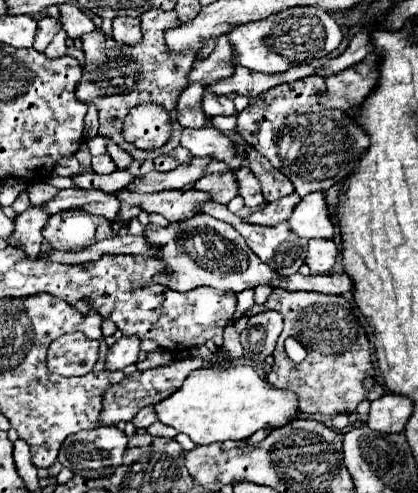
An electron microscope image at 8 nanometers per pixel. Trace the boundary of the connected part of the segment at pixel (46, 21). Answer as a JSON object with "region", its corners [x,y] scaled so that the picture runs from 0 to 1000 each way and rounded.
{"region":[[[105,32],[105,37],[91,37],[91,61],[86,61],[86,77],[81,77],[81,101],[96,101],[105,105],[110,93],[124,85],[129,69],[148,57],[148,49],[124,37],[124,32]]]}

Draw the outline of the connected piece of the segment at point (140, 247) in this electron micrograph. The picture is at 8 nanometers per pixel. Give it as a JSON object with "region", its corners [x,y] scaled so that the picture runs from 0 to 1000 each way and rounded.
{"region":[[[297,479],[297,483],[263,483],[263,487],[244,487],[196,511],[144,511],[144,507],[124,507],[115,515],[120,527],[129,531],[153,531],[153,535],[196,535],[196,531],[215,531],[215,527],[234,527],[249,515],[359,515],[359,503],[349,499],[349,491],[340,483],[316,483],[316,479]]]}

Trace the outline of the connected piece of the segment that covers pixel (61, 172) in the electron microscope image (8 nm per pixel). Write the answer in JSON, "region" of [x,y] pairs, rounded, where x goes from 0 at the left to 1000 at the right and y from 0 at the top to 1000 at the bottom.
{"region":[[[167,316],[167,320],[144,325],[144,333],[134,333],[129,349],[134,349],[139,357],[177,357],[177,353],[191,349],[191,341],[196,341],[191,329],[187,329],[177,316]]]}

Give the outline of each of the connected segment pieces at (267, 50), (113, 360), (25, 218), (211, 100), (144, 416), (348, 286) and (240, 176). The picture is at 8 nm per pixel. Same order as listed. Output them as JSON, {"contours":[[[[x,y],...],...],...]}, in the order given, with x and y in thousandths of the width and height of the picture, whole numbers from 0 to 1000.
{"contours":[[[[761,12],[689,16],[679,24],[641,32],[641,41],[612,41],[603,49],[560,53],[541,73],[555,89],[550,134],[574,130],[598,142],[617,142],[636,150],[684,146],[703,134],[722,134],[737,126],[761,130],[818,85],[813,53],[780,20]]],[[[292,682],[263,702],[263,714],[254,722],[254,746],[258,751],[292,751],[321,734],[330,734],[335,714],[335,686],[330,682]]],[[[72,418],[67,426],[57,426],[57,430],[33,446],[33,471],[24,475],[24,491],[29,491],[33,499],[43,499],[57,515],[67,515],[77,527],[96,519],[96,495],[100,495],[100,475],[96,475],[96,467],[105,462],[110,446],[115,446],[115,434],[110,434],[96,418]]],[[[498,178],[488,183],[483,191],[483,219],[498,235],[522,235],[522,231],[565,231],[565,219],[555,211],[555,203],[545,203],[541,195],[522,195],[522,191],[507,191]]],[[[354,824],[354,828],[340,828],[321,848],[316,848],[316,860],[325,868],[354,868],[359,860],[373,856],[373,840],[368,840],[368,828]]],[[[718,552],[699,556],[684,568],[670,568],[670,576],[656,576],[679,588],[746,588],[770,596],[823,596],[842,588],[842,572],[828,556],[761,556],[761,560],[722,560]]],[[[584,337],[584,341],[565,341],[555,345],[565,369],[569,369],[569,394],[584,402],[584,414],[598,422],[612,422],[622,414],[632,414],[627,389],[622,389],[622,373],[612,365],[612,357]]]]}

